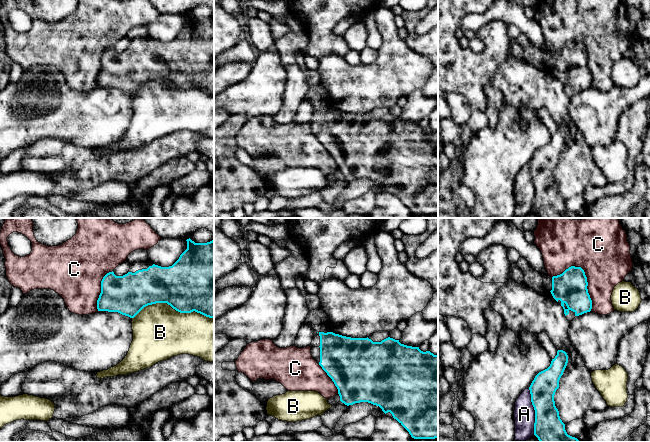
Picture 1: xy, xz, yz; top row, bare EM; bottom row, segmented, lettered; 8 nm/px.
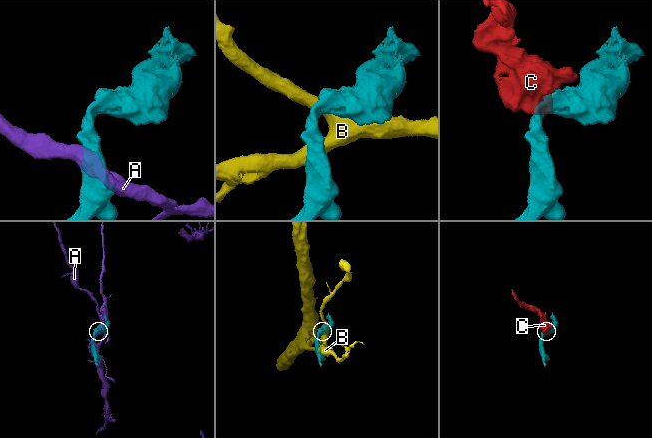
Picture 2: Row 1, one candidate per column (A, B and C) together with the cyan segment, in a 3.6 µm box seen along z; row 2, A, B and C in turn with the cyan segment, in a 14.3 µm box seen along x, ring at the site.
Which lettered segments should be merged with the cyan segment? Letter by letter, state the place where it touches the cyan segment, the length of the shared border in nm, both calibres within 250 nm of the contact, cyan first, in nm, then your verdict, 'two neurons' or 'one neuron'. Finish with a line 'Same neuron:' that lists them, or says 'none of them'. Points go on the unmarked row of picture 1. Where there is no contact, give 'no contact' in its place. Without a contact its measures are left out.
A: meets cyan in yz at (535, 187); contact 380 nm long; 240 nm thick on the cyan side, 180 nm on the other; two neurons
B: meets cyan in xy at (172, 83); contact 650 nm long; 440 nm thick on the cyan side, 440 nm on the other; two neurons
C: meets cyan in yz at (585, 51); contact 420 nm long; 260 nm thick on the cyan side, 440 nm on the other; two neurons
Same neuron: none of them

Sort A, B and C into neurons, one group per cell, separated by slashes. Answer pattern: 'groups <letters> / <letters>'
groups A / B / C

